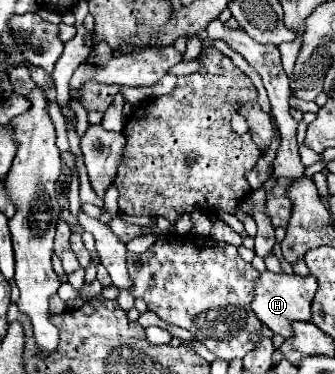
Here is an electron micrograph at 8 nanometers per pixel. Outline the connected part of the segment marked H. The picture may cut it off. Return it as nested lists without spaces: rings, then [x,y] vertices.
[[[264,271],[256,285],[252,311],[274,335],[282,335],[284,339],[290,339],[294,335],[294,331],[292,331],[294,321],[310,321],[310,317],[312,317],[310,305],[312,305],[314,293],[316,293],[316,279],[312,275],[298,277],[294,273],[276,275],[276,273]]]

